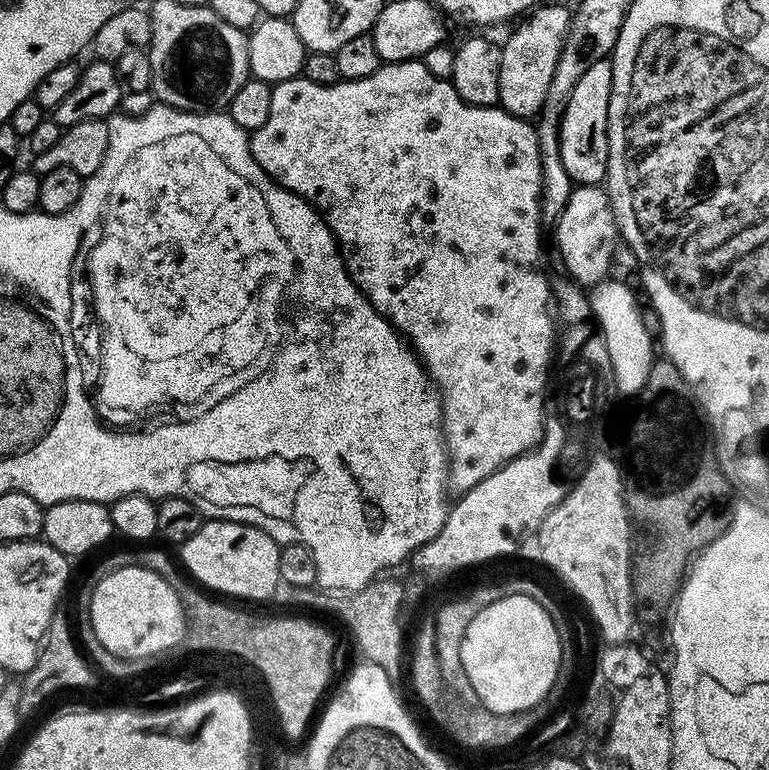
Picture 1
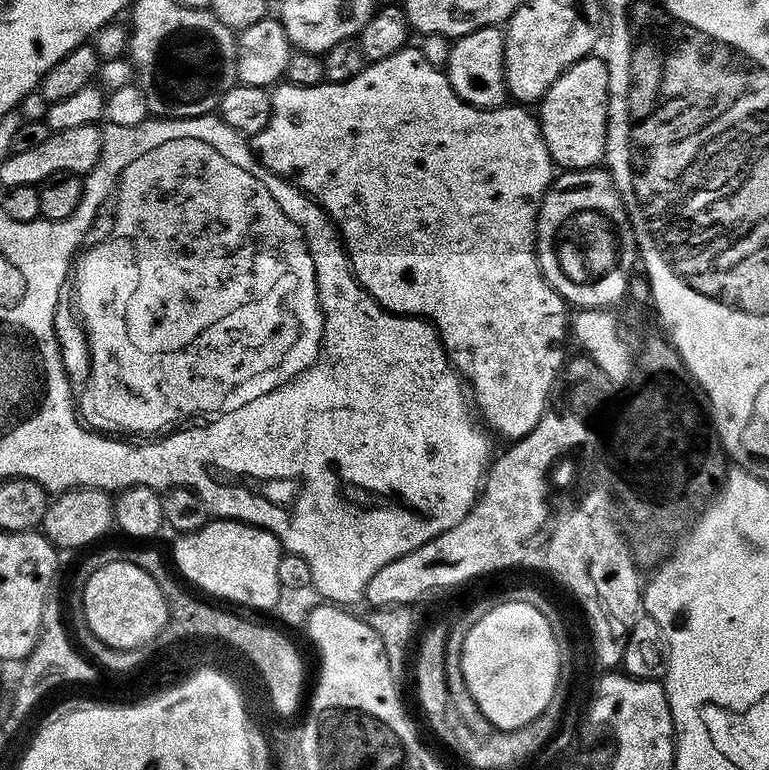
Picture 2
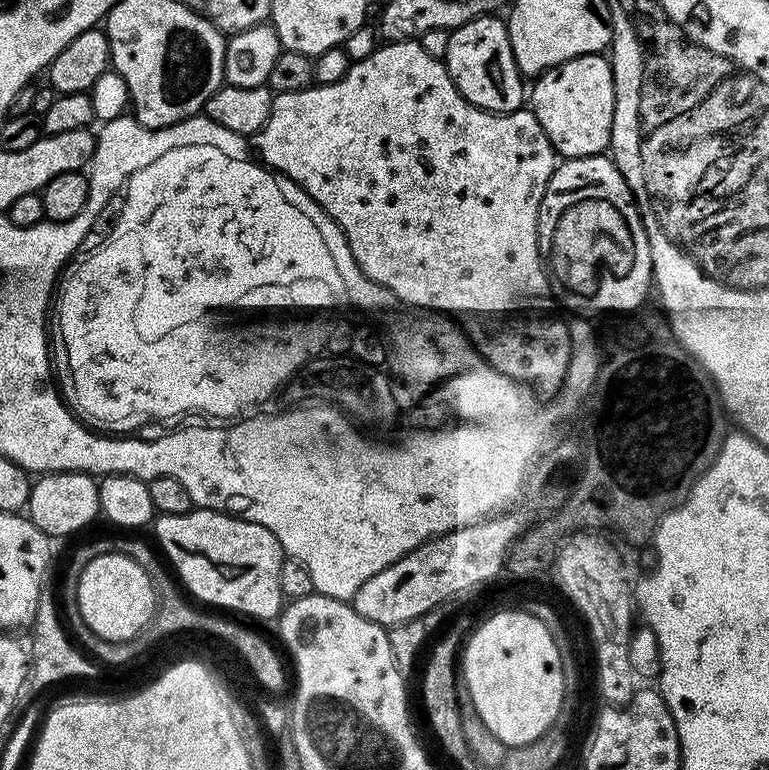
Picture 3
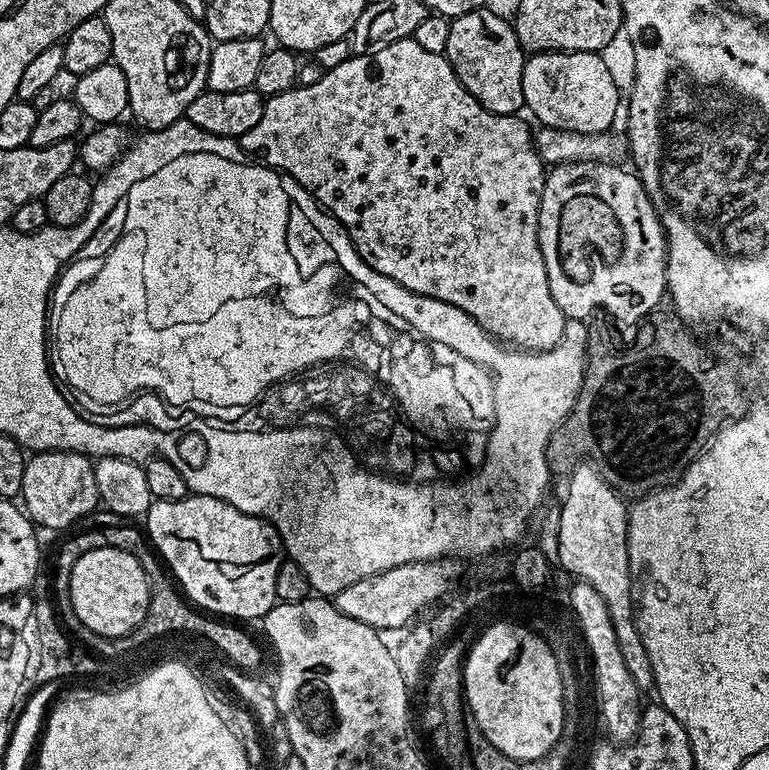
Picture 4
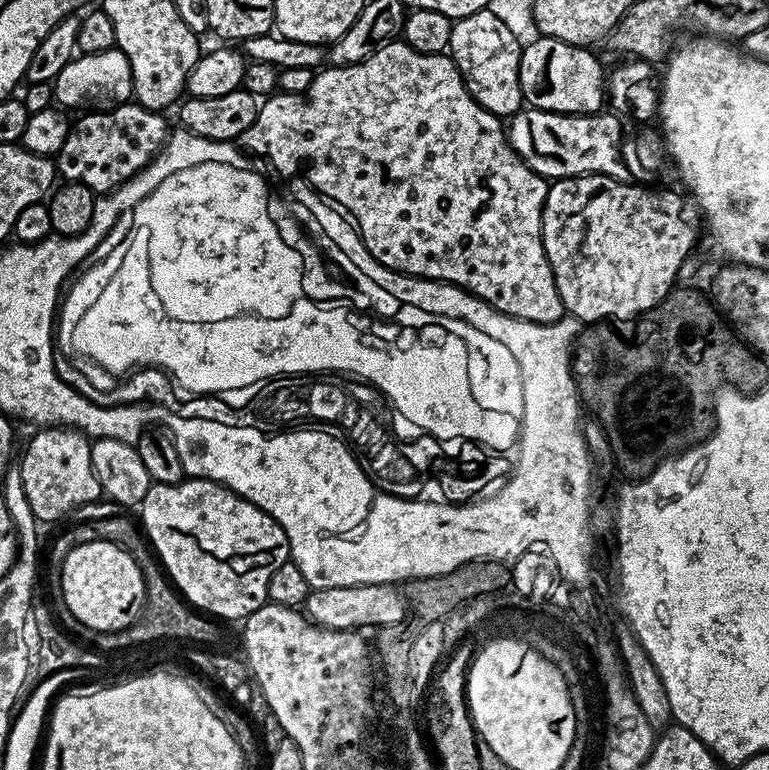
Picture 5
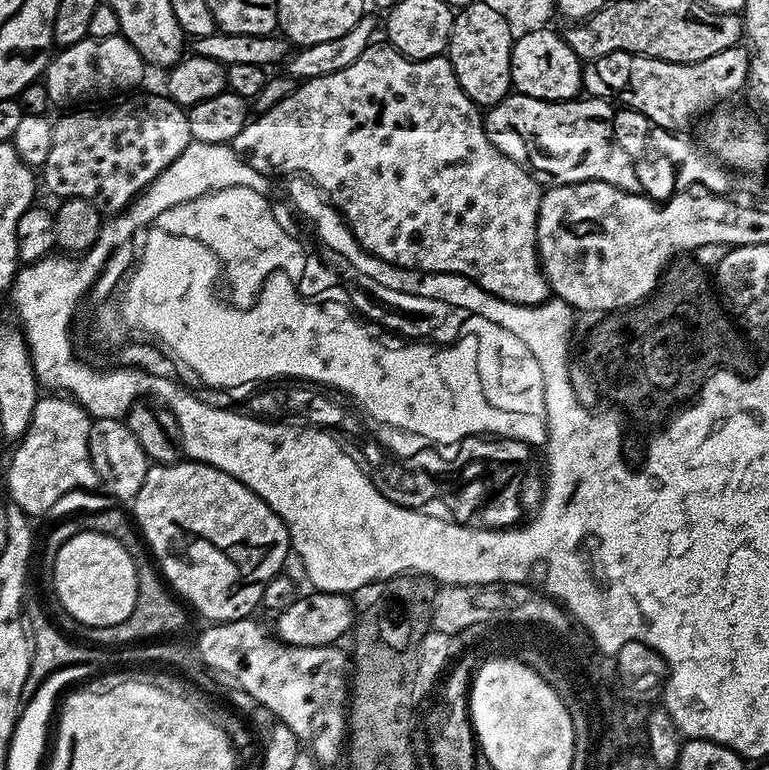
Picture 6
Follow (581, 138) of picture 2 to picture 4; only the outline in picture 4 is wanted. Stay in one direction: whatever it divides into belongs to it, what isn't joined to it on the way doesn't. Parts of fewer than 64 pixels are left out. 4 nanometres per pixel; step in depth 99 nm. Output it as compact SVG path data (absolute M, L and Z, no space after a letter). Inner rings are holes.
M537 52L529 55L524 62L522 70L522 94L524 95L524 108L532 111L541 121L539 122L545 128L557 128L558 130L570 130L578 134L598 134L599 132L609 131L616 120L616 111L622 108L622 92L616 85L616 80L612 77L612 72L608 69L608 64L603 60L600 52Z

